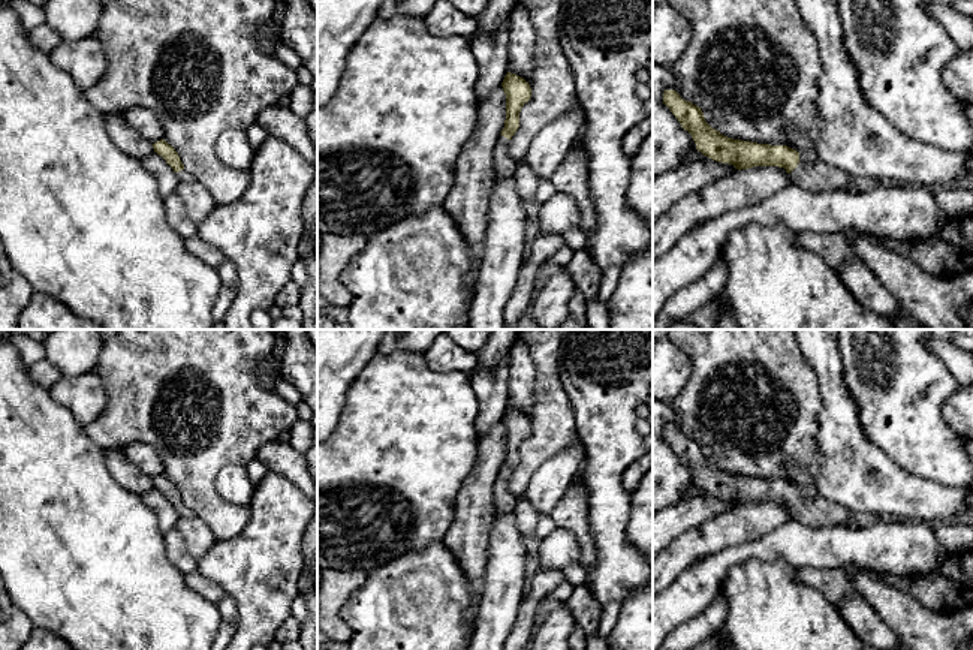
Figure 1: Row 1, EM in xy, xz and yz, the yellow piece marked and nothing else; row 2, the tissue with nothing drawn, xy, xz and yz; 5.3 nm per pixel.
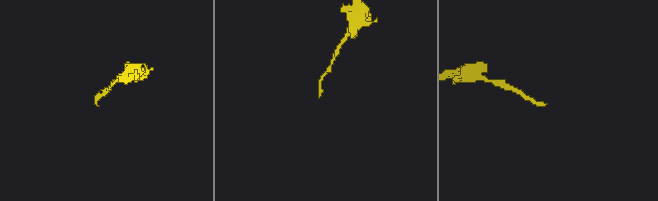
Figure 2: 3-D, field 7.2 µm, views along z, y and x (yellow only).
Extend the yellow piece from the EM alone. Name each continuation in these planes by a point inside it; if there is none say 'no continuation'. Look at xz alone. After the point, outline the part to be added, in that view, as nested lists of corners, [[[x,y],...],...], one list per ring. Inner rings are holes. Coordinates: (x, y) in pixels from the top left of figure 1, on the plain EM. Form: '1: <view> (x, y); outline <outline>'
1: xz (505, 500); outline [[[500,470],[494,484],[494,511],[497,514],[515,509],[516,497],[509,491],[509,478],[510,475]]]

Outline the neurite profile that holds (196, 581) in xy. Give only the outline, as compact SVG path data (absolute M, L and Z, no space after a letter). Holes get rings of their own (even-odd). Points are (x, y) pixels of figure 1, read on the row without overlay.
M199 571L186 574L186 584L190 590L213 604L219 604L226 595L222 586L204 577Z

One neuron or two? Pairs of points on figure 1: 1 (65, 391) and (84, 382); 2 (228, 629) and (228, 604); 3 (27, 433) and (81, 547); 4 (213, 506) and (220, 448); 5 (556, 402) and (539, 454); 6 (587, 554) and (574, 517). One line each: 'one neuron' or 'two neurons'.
1: one neuron
2: one neuron
3: one neuron
4: one neuron
5: one neuron
6: one neuron

